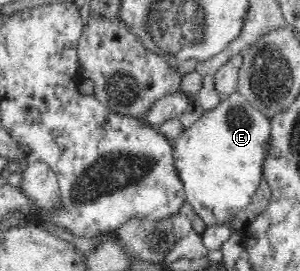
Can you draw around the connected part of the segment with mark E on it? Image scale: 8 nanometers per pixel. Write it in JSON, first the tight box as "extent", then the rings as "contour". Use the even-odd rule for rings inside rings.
{"extent":[172,89,272,226],"contour":[[[237,89],[220,99],[213,109],[207,109],[191,127],[184,128],[181,135],[172,141],[175,167],[186,191],[186,200],[202,217],[206,226],[230,224],[239,211],[251,203],[264,179],[263,167],[268,157],[267,143],[272,137],[271,126],[270,117],[254,107],[251,100]]]}

